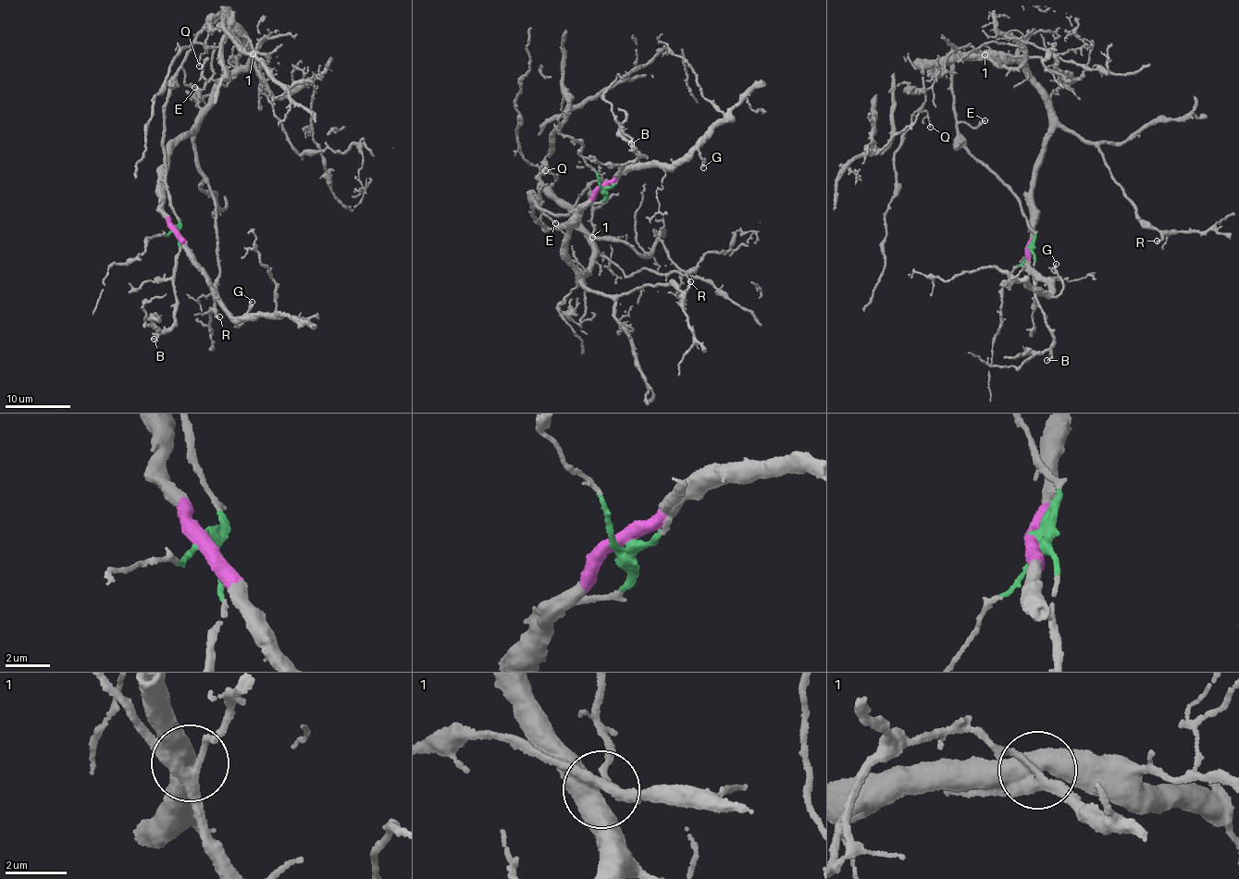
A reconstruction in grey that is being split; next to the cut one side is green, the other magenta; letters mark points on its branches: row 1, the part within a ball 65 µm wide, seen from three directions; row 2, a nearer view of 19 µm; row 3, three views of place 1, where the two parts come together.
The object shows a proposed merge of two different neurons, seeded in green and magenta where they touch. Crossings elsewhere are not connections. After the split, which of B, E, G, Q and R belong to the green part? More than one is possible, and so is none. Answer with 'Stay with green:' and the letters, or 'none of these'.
Stay with green: B, E

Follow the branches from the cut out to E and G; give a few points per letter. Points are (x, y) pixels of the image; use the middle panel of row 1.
E: (601, 187), (604, 196), (600, 203), (587, 204), (567, 216), (559, 216), (531, 200), (529, 202), (556, 223)
G: (601, 187), (625, 168), (654, 161), (672, 164), (697, 150), (703, 167)

